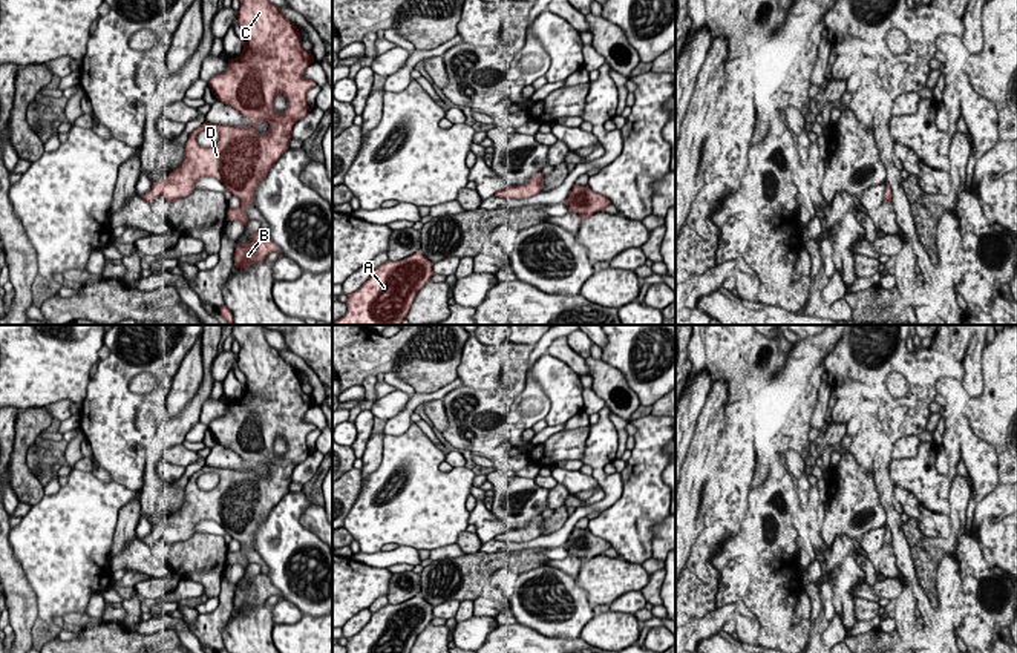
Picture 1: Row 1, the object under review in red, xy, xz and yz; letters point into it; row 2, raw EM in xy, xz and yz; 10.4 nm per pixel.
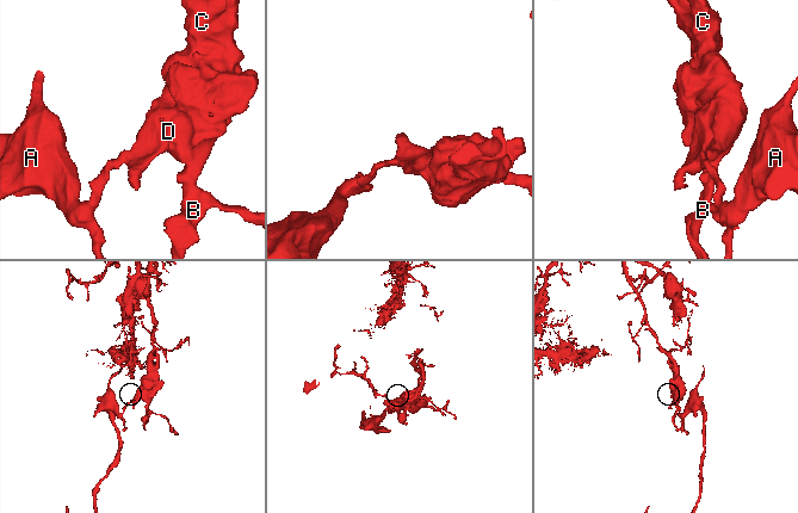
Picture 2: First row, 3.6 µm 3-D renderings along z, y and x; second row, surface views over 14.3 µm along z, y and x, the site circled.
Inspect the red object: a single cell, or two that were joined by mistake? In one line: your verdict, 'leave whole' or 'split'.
split

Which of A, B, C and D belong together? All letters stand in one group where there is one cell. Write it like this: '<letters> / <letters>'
A / B C D

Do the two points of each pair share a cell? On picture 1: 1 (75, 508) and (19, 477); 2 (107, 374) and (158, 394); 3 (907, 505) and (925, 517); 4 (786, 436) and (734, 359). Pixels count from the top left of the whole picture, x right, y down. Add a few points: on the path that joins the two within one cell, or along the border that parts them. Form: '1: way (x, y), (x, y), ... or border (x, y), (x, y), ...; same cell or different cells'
1: border (45, 495), (32, 506); different cells
2: way (118, 387), (132, 400), (146, 400); same cell
3: way (912, 506), (921, 512); same cell
4: way (765, 422), (758, 416), (758, 385), (755, 380); same cell

